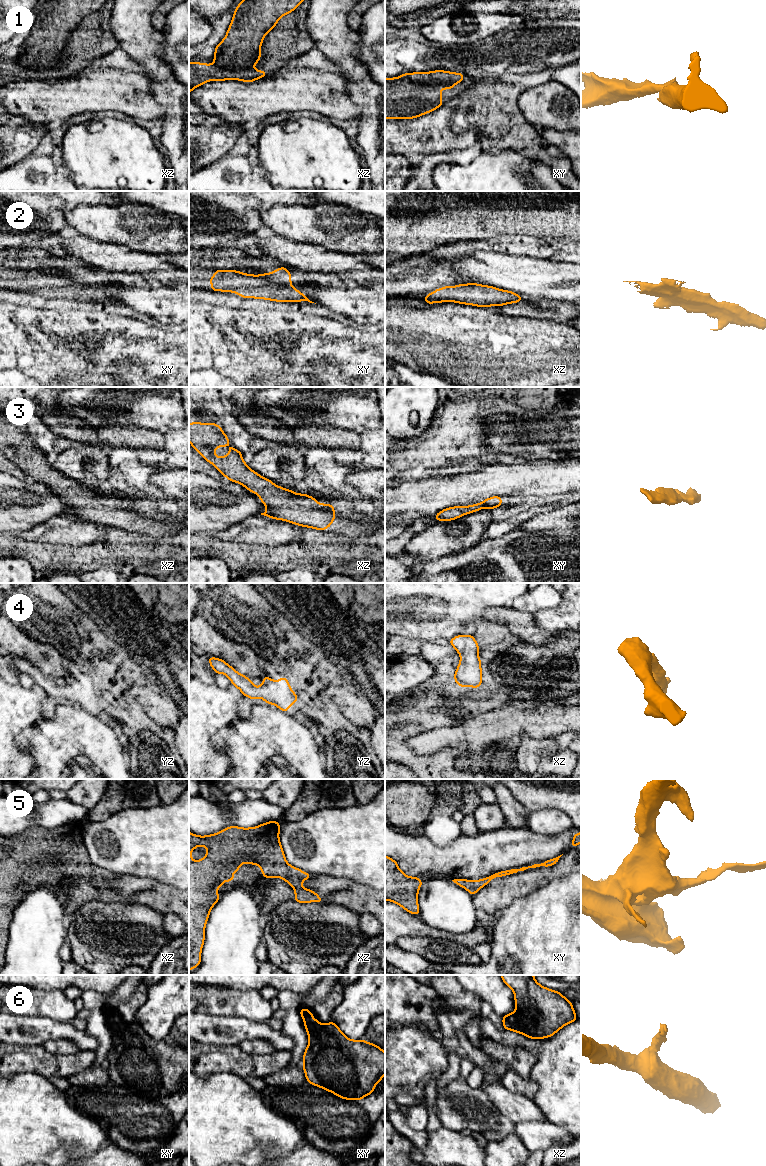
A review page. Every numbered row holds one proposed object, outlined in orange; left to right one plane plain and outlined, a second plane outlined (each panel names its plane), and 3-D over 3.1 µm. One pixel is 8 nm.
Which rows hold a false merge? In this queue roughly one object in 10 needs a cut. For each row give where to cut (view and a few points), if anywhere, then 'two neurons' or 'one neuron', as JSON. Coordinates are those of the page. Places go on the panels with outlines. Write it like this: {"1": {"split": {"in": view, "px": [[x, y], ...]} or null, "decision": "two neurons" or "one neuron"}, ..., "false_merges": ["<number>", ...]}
{"1": {"split": {"in": "xy", "px": [[408, 74], [412, 80], [421, 83], [454, 83]]}, "decision": "two neurons"}, "2": {"split": null, "decision": "one neuron"}, "3": {"split": null, "decision": "one neuron"}, "4": {"split": null, "decision": "one neuron"}, "5": {"split": null, "decision": "one neuron"}, "6": {"split": null, "decision": "one neuron"}, "false_merges": ["1"]}

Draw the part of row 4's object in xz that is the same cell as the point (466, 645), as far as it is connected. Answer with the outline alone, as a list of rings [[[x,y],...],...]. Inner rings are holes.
[[[458,635],[449,641],[461,655],[454,674],[455,683],[461,687],[479,688],[482,683],[481,660],[477,654],[479,646],[473,635]]]

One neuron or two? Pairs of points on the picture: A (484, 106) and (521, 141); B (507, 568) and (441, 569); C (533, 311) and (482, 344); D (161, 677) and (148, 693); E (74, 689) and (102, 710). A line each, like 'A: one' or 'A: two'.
A: one
B: one
C: two
D: two
E: one

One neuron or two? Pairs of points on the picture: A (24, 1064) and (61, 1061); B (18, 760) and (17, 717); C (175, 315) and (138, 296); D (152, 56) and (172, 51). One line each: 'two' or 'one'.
A: one
B: one
C: one
D: two

